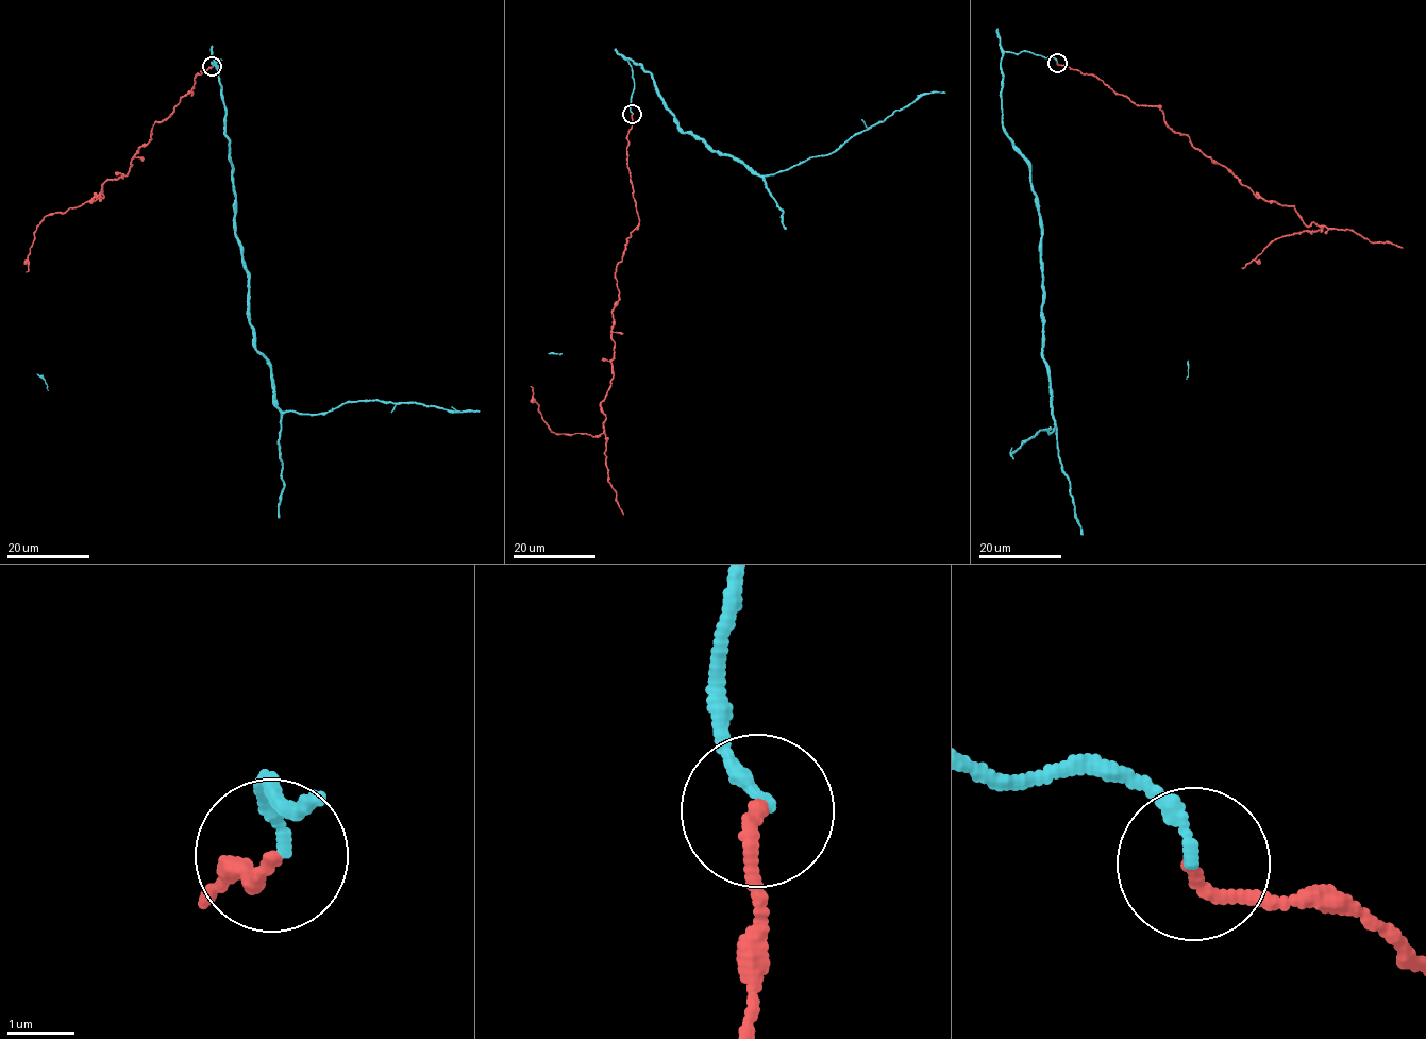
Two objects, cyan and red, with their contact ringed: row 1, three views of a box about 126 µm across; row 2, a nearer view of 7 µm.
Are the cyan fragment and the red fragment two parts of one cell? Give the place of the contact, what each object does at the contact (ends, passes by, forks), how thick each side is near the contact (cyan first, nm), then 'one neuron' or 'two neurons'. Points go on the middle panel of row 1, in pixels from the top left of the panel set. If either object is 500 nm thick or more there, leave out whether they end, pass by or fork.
place (632, 114); cyan ends; red ends; calibres 170 and 200 nm; one neuron

